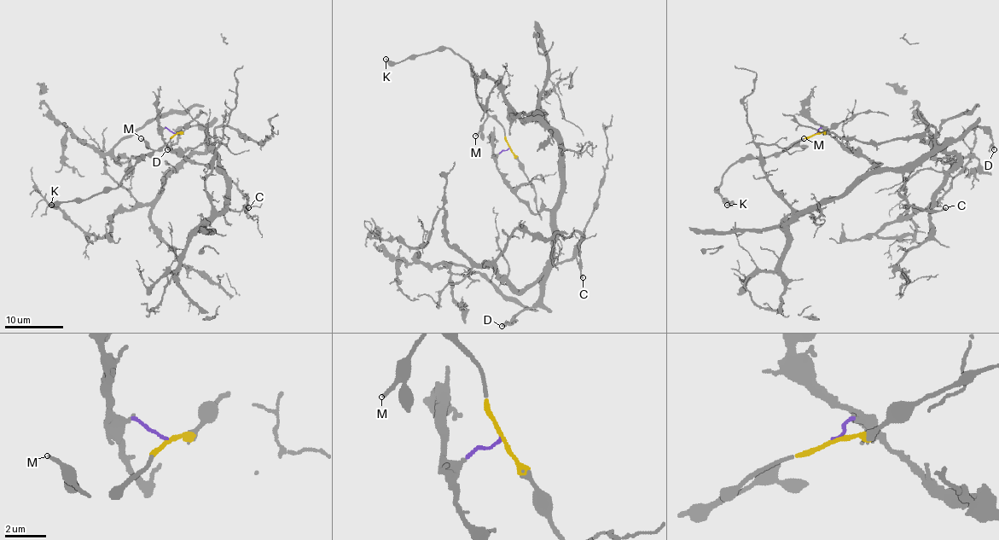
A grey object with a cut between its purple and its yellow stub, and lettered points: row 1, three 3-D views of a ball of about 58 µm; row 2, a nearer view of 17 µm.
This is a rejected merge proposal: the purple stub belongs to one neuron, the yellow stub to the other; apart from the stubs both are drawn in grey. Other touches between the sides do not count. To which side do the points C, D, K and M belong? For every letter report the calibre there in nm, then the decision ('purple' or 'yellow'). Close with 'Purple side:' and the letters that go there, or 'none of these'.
C: 240 nm | purple
D: 240 nm | purple
K: 340 nm | yellow
M: 160 nm | yellow
Purple side: C, D

